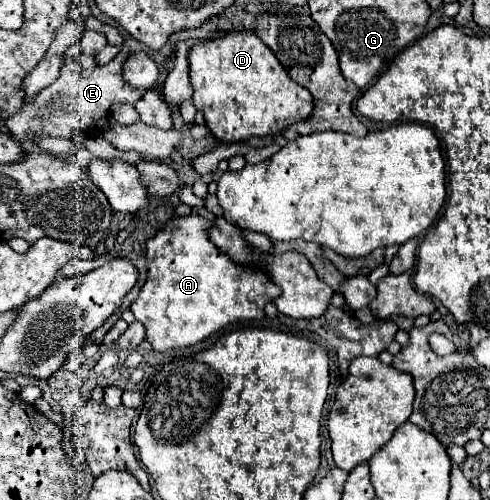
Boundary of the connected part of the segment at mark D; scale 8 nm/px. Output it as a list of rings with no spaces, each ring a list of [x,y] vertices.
[[[232,29],[210,37],[204,43],[198,43],[188,53],[188,67],[190,67],[190,83],[194,87],[192,103],[198,111],[202,111],[204,121],[212,135],[222,143],[246,141],[250,137],[266,137],[278,133],[312,113],[312,95],[308,89],[300,87],[290,75],[284,71],[276,55],[264,45],[264,41],[250,33],[248,29]]]

